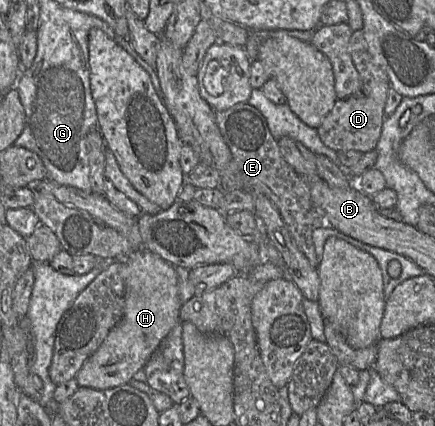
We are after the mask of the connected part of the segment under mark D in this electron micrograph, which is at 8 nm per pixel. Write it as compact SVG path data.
M353 31L349 40L349 53L362 80L362 93L346 99L337 99L317 132L322 142L332 150L367 153L376 149L385 119L384 107L391 88L387 73L376 64L369 51L364 33Z

